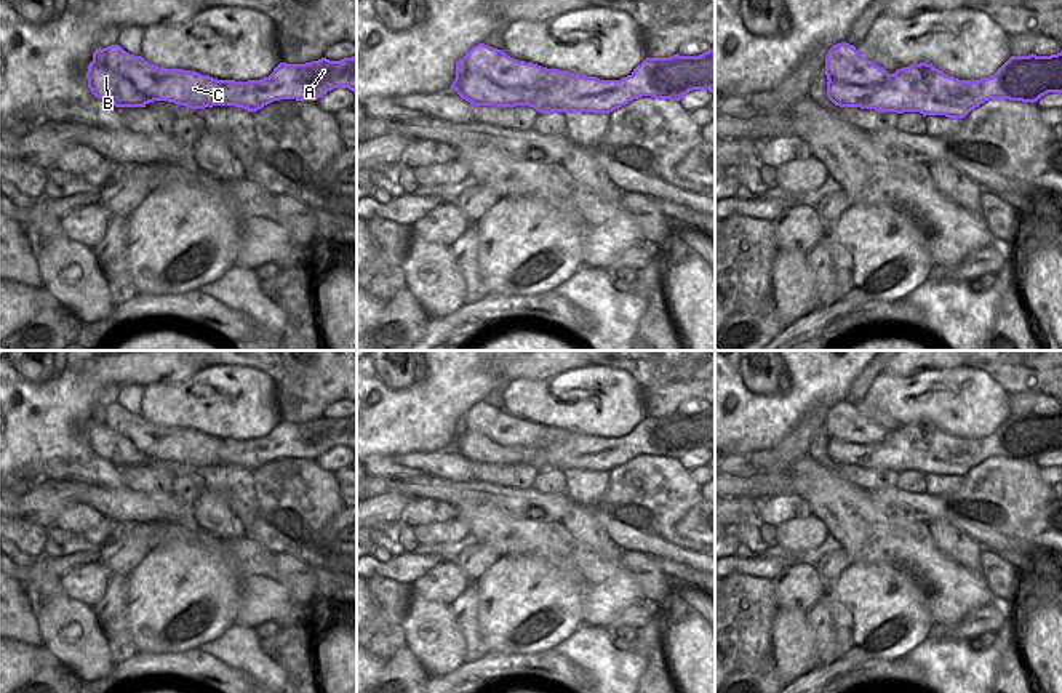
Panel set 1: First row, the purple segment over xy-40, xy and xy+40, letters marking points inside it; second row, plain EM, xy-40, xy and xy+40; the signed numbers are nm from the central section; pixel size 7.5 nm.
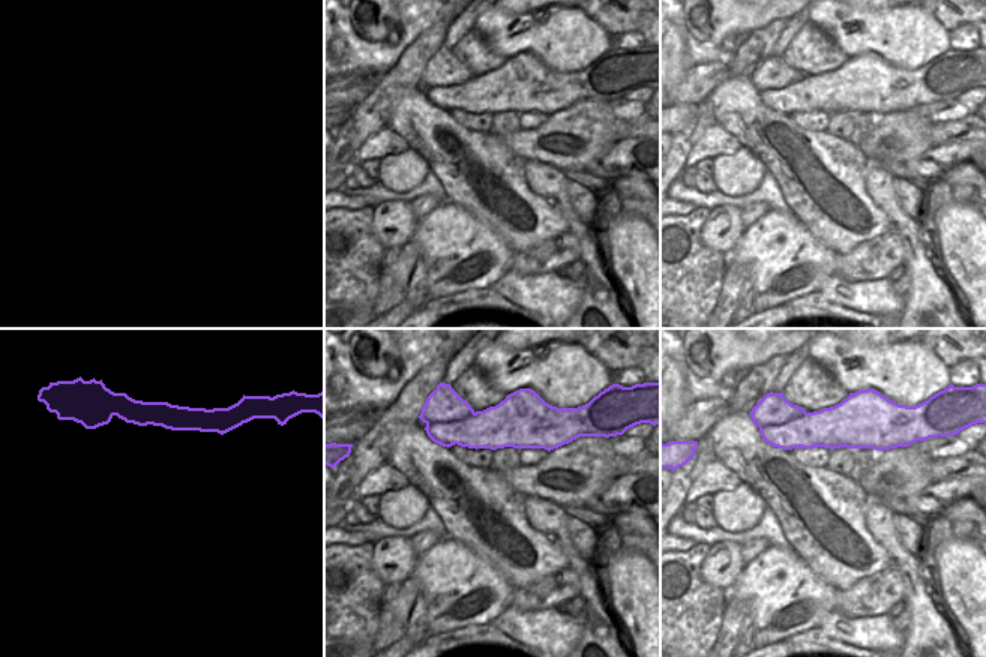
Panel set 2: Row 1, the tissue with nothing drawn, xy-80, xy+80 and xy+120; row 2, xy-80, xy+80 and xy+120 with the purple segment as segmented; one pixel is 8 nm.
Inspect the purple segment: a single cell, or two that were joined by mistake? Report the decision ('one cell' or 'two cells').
two cells

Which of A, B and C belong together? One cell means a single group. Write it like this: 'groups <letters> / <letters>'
groups A C / B

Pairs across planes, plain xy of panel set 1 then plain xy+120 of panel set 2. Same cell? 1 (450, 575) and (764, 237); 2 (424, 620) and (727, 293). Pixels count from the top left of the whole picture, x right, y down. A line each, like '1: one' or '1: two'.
1: two
2: one

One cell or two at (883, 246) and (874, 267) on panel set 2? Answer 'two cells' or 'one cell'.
one cell

